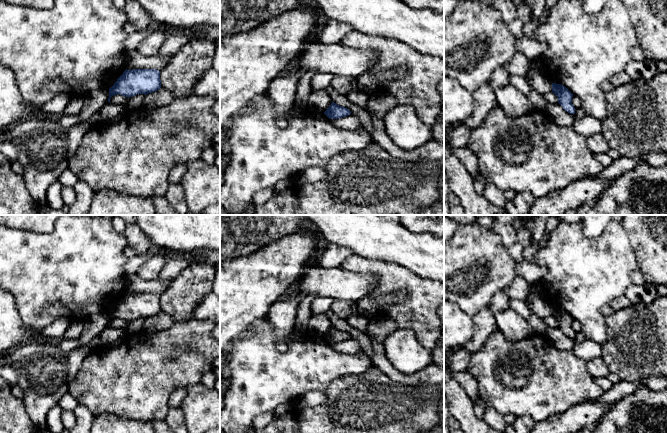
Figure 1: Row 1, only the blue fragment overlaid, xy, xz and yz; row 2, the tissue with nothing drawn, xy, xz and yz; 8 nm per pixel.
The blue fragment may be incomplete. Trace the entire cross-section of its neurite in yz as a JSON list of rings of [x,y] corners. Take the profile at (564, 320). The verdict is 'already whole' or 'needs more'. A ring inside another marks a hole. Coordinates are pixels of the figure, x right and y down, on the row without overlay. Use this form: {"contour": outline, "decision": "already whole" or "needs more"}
{"contour": [[[552,307],[552,316],[557,320],[558,327],[565,335],[575,338],[575,332],[572,328],[573,318],[563,309]]], "decision": "already whole"}

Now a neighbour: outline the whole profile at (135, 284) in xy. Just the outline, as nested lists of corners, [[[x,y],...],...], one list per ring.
[[[138,274],[127,275],[126,293],[156,293],[161,295],[170,285],[172,280],[145,280]]]

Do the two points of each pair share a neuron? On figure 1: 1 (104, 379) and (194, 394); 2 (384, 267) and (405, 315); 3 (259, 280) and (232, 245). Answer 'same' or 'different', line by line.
1: different
2: same
3: different

